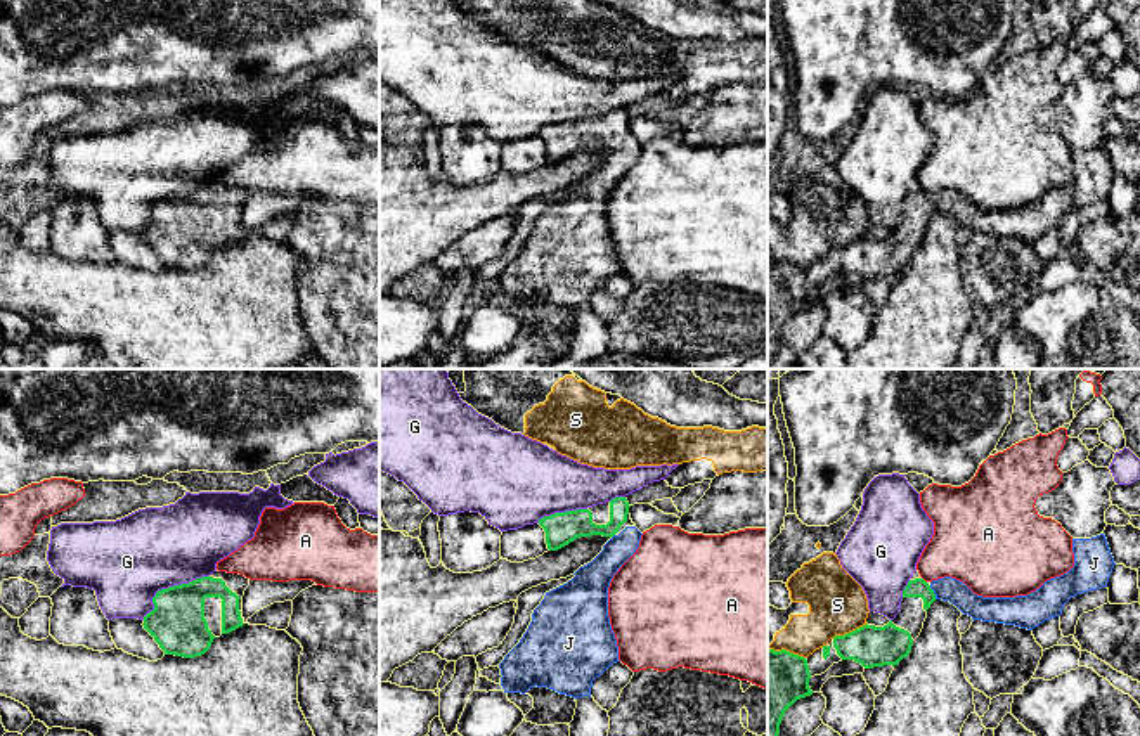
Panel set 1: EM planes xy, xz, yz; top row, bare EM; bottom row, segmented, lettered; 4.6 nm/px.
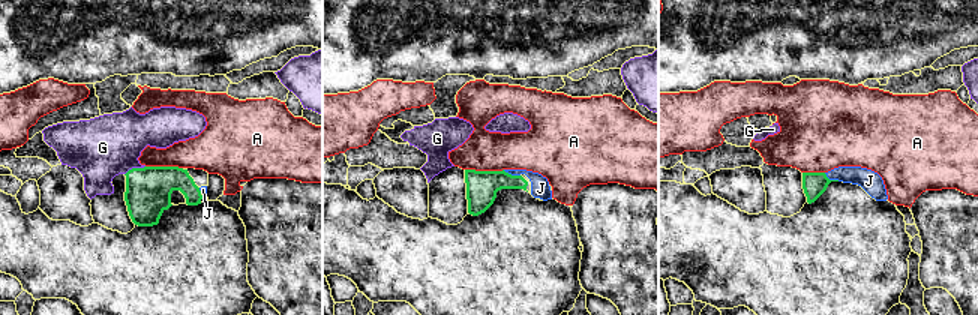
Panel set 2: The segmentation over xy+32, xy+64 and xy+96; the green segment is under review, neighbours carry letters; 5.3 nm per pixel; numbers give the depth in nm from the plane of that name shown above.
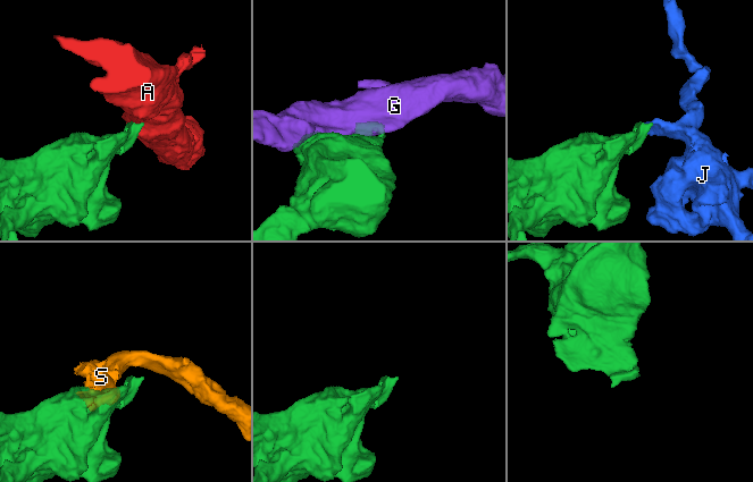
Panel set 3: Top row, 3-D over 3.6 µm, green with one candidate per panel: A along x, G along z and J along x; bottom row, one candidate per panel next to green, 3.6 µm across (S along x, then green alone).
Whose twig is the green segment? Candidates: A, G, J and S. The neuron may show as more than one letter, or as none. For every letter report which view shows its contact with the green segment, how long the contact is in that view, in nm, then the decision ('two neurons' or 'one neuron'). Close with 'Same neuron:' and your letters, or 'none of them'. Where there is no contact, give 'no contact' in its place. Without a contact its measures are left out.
A: contact in yz; length 40 nm; two neurons
G: contact in xy; length 380 nm; two neurons
J: contact in yz; length 70 nm; one neuron
S: contact in yz; length 180 nm; two neurons
Same neuron: J

